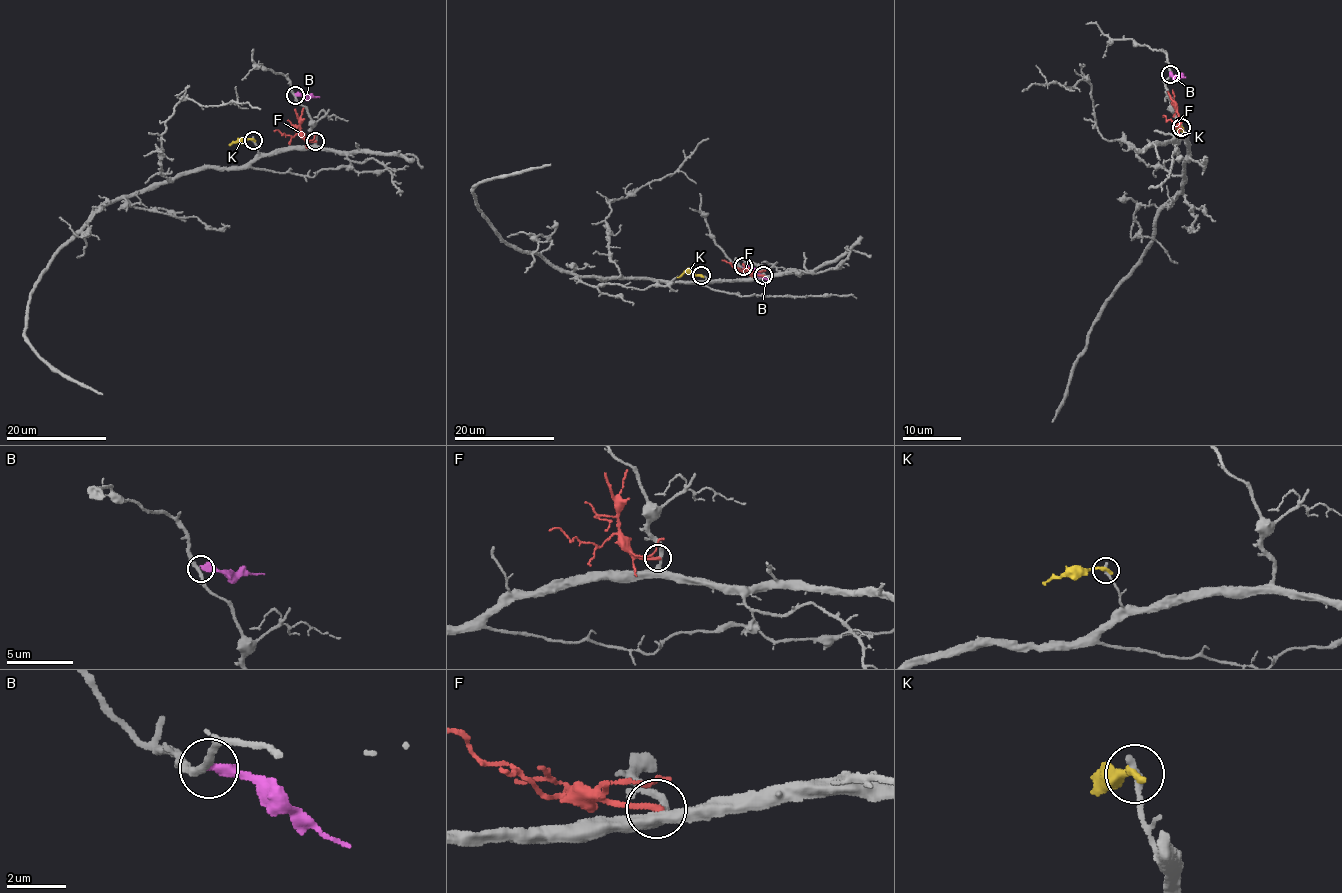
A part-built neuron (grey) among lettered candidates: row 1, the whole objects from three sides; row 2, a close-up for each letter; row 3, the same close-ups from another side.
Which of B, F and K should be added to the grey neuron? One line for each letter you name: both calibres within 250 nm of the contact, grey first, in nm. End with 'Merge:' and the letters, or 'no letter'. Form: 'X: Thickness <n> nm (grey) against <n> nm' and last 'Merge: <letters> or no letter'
Merge: no letter

